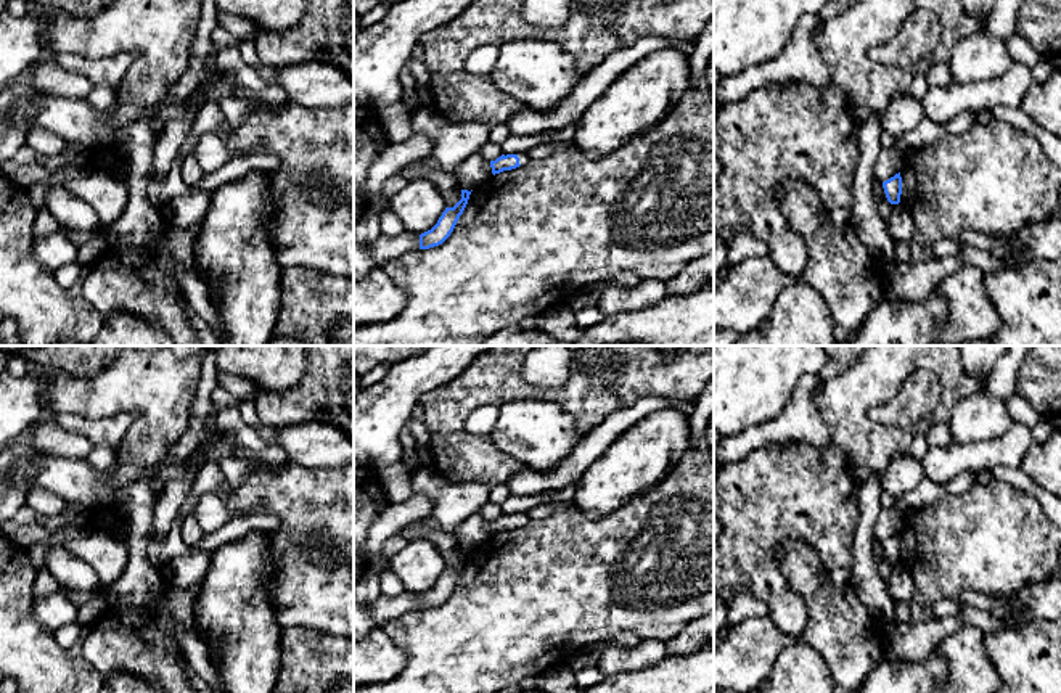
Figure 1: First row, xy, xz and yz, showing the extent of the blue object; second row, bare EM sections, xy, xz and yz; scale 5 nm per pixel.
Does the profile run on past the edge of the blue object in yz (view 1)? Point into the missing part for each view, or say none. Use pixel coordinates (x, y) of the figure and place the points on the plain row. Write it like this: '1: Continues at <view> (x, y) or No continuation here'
1: No continuation here

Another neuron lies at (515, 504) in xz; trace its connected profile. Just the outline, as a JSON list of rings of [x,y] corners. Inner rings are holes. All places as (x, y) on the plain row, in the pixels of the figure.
[[[547,492],[535,495],[510,495],[502,505],[502,515],[529,513],[534,506],[539,506],[547,498]]]

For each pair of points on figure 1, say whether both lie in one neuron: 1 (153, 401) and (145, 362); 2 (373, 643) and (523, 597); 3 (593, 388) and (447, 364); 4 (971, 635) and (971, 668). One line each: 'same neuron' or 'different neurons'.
1: same neuron
2: different neurons
3: different neurons
4: same neuron

